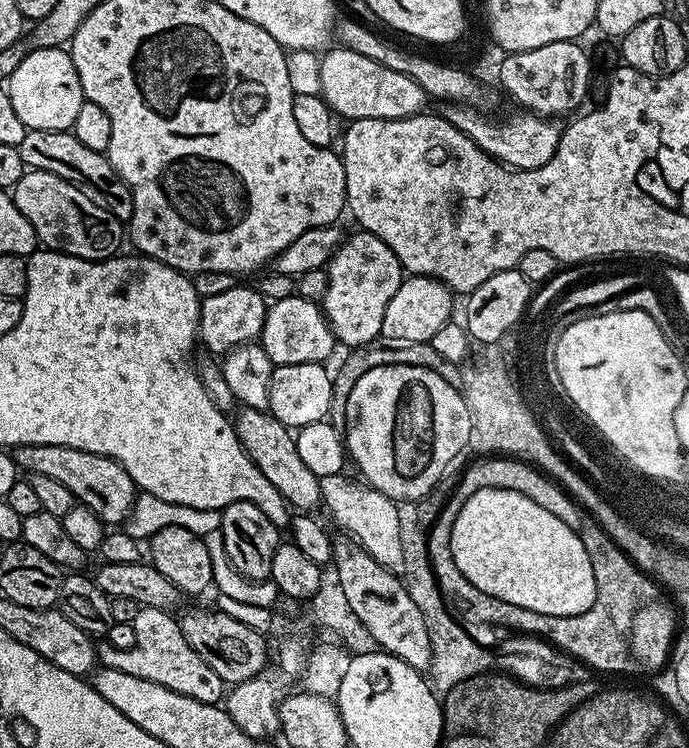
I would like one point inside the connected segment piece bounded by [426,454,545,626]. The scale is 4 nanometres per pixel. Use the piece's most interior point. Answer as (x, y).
(499, 471)

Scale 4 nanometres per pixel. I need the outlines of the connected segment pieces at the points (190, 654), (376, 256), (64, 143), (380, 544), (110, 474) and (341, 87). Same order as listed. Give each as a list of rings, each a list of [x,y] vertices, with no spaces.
[[[141,608],[138,618],[134,618],[132,623],[136,635],[134,646],[130,650],[114,650],[114,646],[110,646],[107,642],[97,643],[96,655],[99,663],[105,668],[122,670],[122,674],[134,674],[134,678],[146,678],[146,682],[158,682],[158,686],[166,686],[178,694],[186,694],[186,698],[198,698],[198,702],[207,704],[220,704],[226,696],[224,680],[218,678],[218,674],[214,674],[214,670],[210,670],[210,666],[206,666],[206,662],[202,662],[202,658],[198,658],[194,646],[190,646],[190,642],[186,642],[186,638],[182,634],[179,619],[172,615],[171,611],[163,612],[153,608]]]
[[[363,230],[357,233],[349,240],[347,237],[328,261],[328,286],[322,301],[324,317],[332,333],[348,350],[369,345],[381,335],[387,306],[406,276],[394,250],[390,250],[386,242]]]
[[[28,130],[18,147],[25,169],[58,174],[58,178],[70,182],[70,186],[78,186],[78,190],[82,190],[82,194],[86,194],[90,202],[98,202],[98,206],[110,210],[114,218],[122,222],[132,219],[134,198],[130,194],[130,186],[122,182],[114,166],[110,166],[105,153],[82,146],[82,142],[78,142],[78,138],[73,136],[71,131]]]
[[[348,474],[321,476],[320,499],[323,507],[325,509],[328,507],[329,514],[336,519],[340,530],[351,536],[357,544],[361,544],[382,567],[393,570],[403,569],[402,530],[398,530],[401,509],[397,501],[391,500],[371,484],[356,480],[351,480]]]
[[[22,444],[15,449],[16,467],[24,474],[46,474],[54,478],[74,494],[74,498],[85,504],[106,526],[120,526],[128,519],[138,495],[135,482],[126,470],[109,456],[78,450],[70,446],[50,446],[49,444]]]
[[[347,46],[335,47],[329,47],[320,60],[318,92],[337,117],[345,116],[345,121],[348,122],[362,118],[404,120],[408,116],[417,115],[423,109],[420,107],[426,103],[426,97],[422,86],[418,86],[414,78],[398,74],[398,70],[390,70],[374,62],[374,58],[354,54],[354,50]]]

